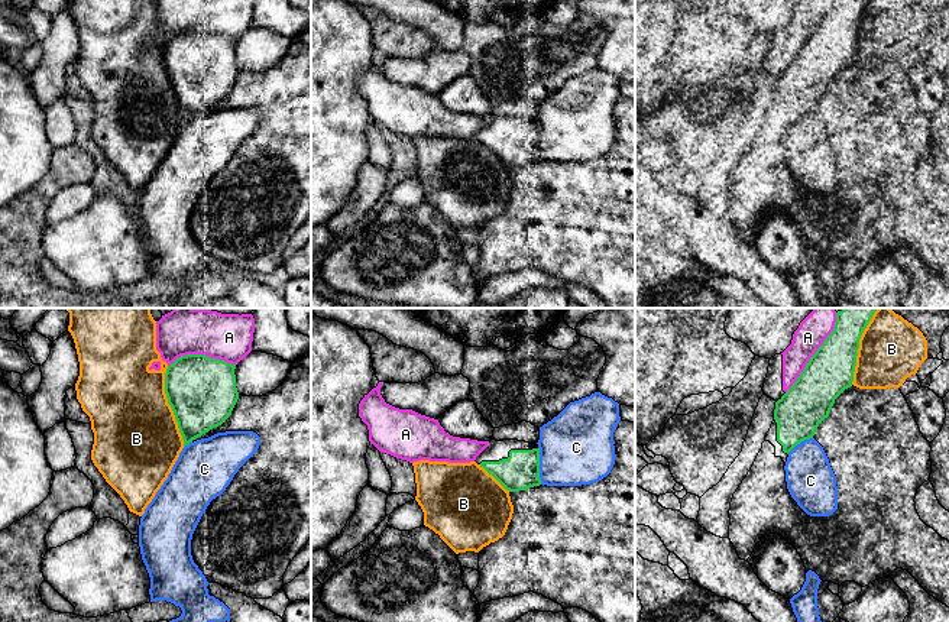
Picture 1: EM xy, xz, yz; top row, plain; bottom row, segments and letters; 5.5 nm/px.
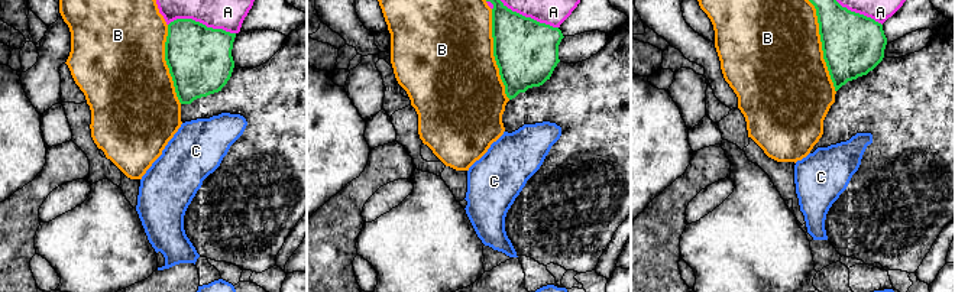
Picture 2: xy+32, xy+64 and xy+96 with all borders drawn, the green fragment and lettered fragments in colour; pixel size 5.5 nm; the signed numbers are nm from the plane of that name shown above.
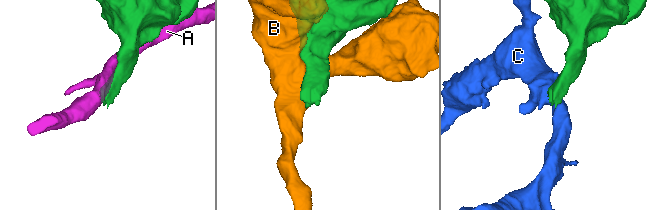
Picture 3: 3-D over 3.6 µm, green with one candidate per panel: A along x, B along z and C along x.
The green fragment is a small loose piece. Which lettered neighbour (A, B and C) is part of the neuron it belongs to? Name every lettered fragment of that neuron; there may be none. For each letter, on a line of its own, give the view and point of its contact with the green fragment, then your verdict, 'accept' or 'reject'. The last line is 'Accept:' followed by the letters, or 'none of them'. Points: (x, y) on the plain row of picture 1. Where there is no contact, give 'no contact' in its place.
A: yz (810, 35) | reject
B: xy (171, 83) | reject
C: xz (538, 142) | reject
Accept: none of them

